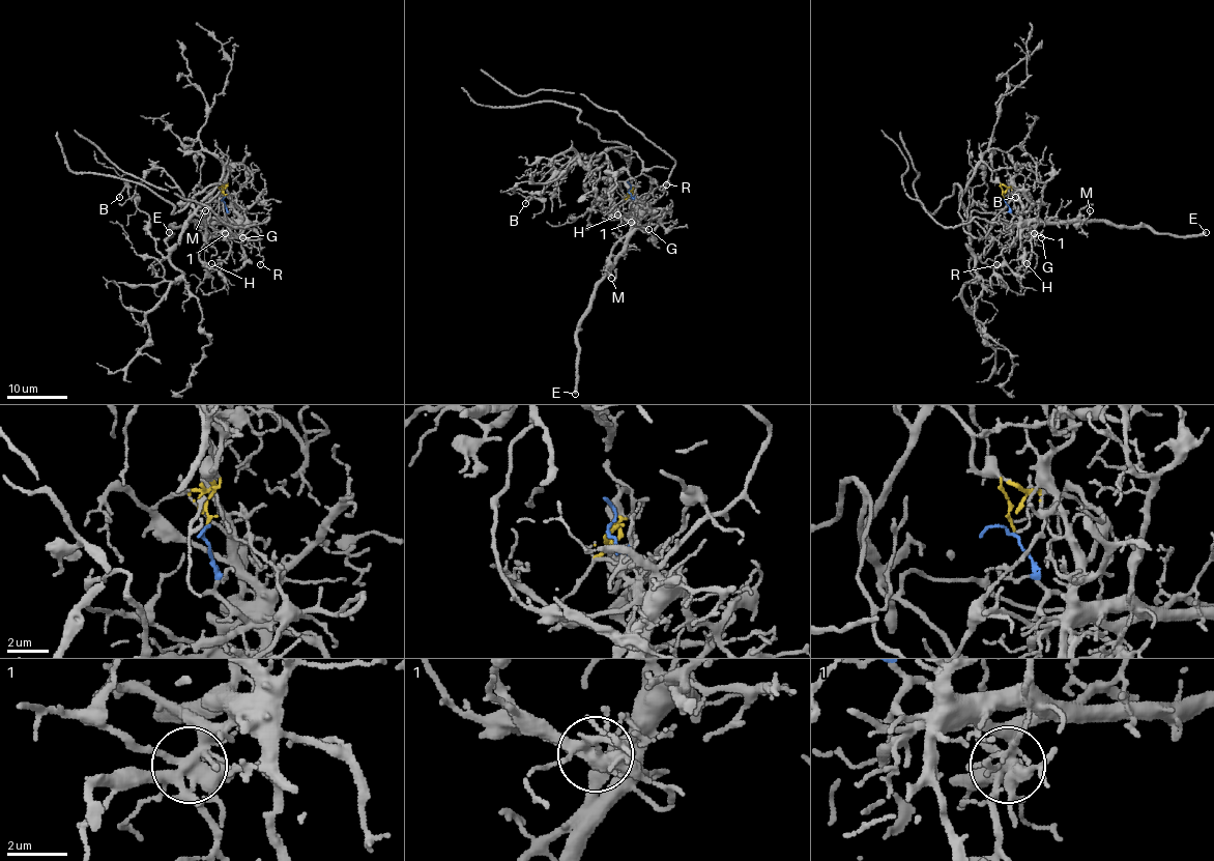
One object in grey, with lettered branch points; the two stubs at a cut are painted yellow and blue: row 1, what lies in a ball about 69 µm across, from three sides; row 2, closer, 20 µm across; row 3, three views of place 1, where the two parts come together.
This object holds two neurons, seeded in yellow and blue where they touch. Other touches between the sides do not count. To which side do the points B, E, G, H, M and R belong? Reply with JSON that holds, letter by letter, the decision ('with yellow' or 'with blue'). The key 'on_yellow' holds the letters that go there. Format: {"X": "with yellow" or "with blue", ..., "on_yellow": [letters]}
{"B": "with yellow", "E": "with blue", "G": "with yellow", "H": "with blue", "M": "with blue", "R": "with blue", "on_yellow": ["B", "G"]}

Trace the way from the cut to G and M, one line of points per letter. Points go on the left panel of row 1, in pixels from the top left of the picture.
G: (222, 198), (228, 184), (222, 162), (222, 177), (199, 217), (199, 210), (189, 218), (243, 237)
M: (222, 198), (228, 218), (235, 224), (232, 221), (207, 221), (202, 217), (205, 210)

